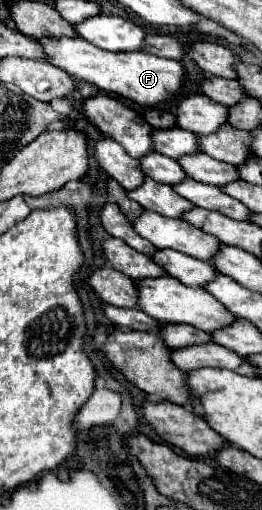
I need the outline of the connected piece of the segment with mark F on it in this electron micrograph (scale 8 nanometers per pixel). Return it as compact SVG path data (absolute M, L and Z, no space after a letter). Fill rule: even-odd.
M43 38L39 42L45 54L49 56L51 64L63 68L73 78L83 78L109 94L123 96L145 108L153 108L163 102L173 102L181 94L187 80L187 70L181 60L161 58L143 50L109 52L109 50L99 50L89 42L83 42L83 38Z

